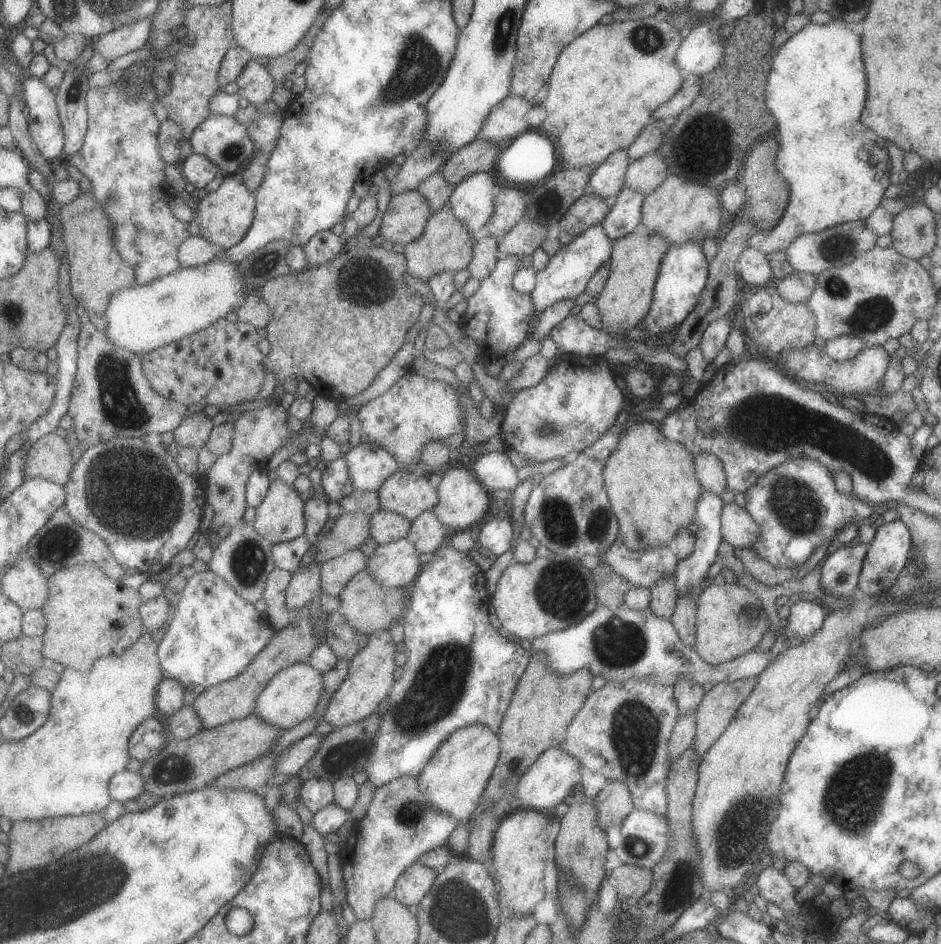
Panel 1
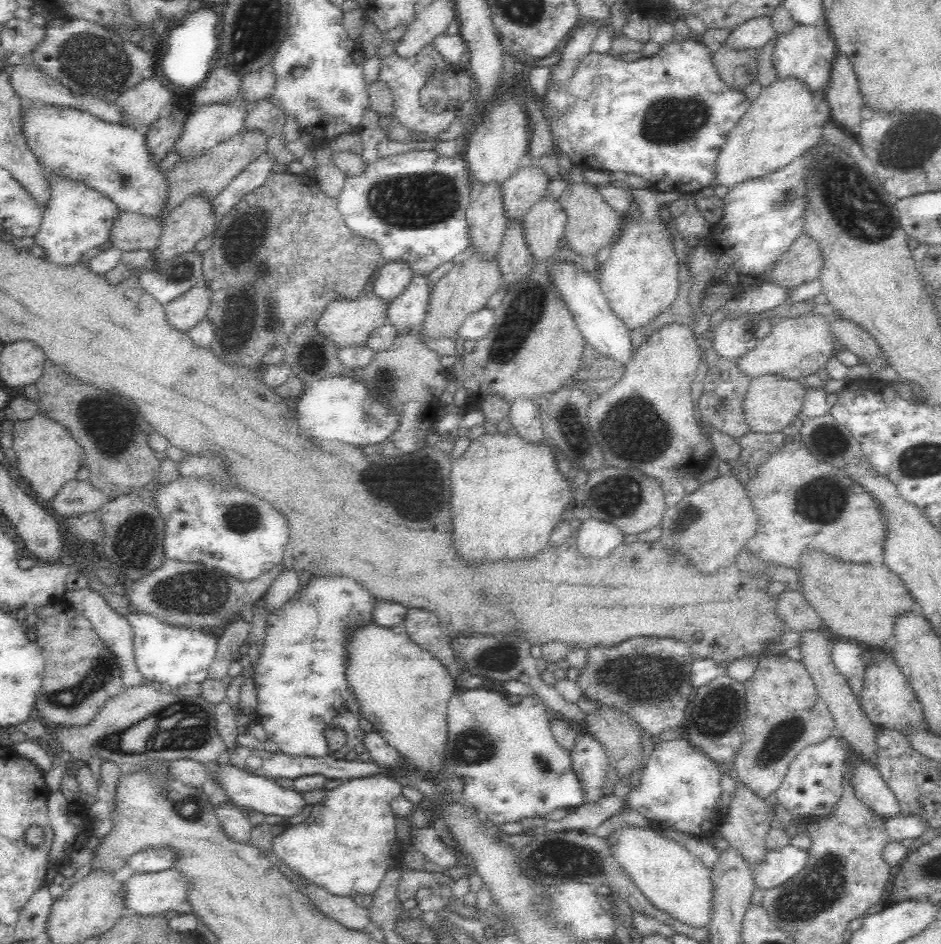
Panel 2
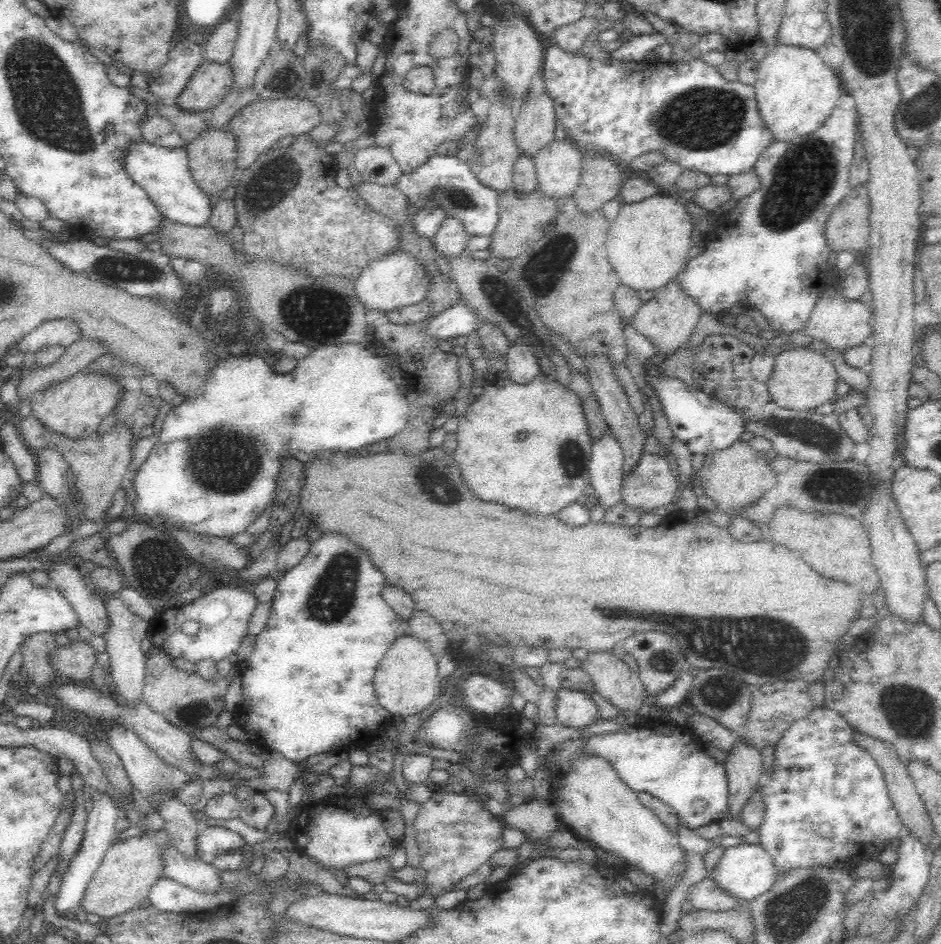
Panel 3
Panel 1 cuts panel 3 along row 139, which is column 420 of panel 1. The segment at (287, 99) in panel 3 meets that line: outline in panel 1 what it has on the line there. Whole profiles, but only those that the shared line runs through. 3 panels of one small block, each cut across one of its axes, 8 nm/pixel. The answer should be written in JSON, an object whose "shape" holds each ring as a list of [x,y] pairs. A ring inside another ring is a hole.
{"shape":[[[447,204],[439,212],[433,213],[423,236],[405,246],[403,253],[407,256],[409,275],[428,282],[439,272],[457,272],[468,268],[475,256],[475,242],[477,240],[473,239],[473,234],[463,226],[463,222],[455,216],[453,208]]]}

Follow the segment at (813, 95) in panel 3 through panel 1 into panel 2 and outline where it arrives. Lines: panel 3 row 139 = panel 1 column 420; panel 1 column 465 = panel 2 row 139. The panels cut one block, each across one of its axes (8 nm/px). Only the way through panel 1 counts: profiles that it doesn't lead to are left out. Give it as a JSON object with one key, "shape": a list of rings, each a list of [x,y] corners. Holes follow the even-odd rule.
{"shape":[[[777,76],[772,84],[762,86],[721,148],[714,185],[733,187],[749,177],[774,172],[823,141],[822,126],[831,119],[831,108],[825,98],[816,104],[816,95],[796,76]]]}

